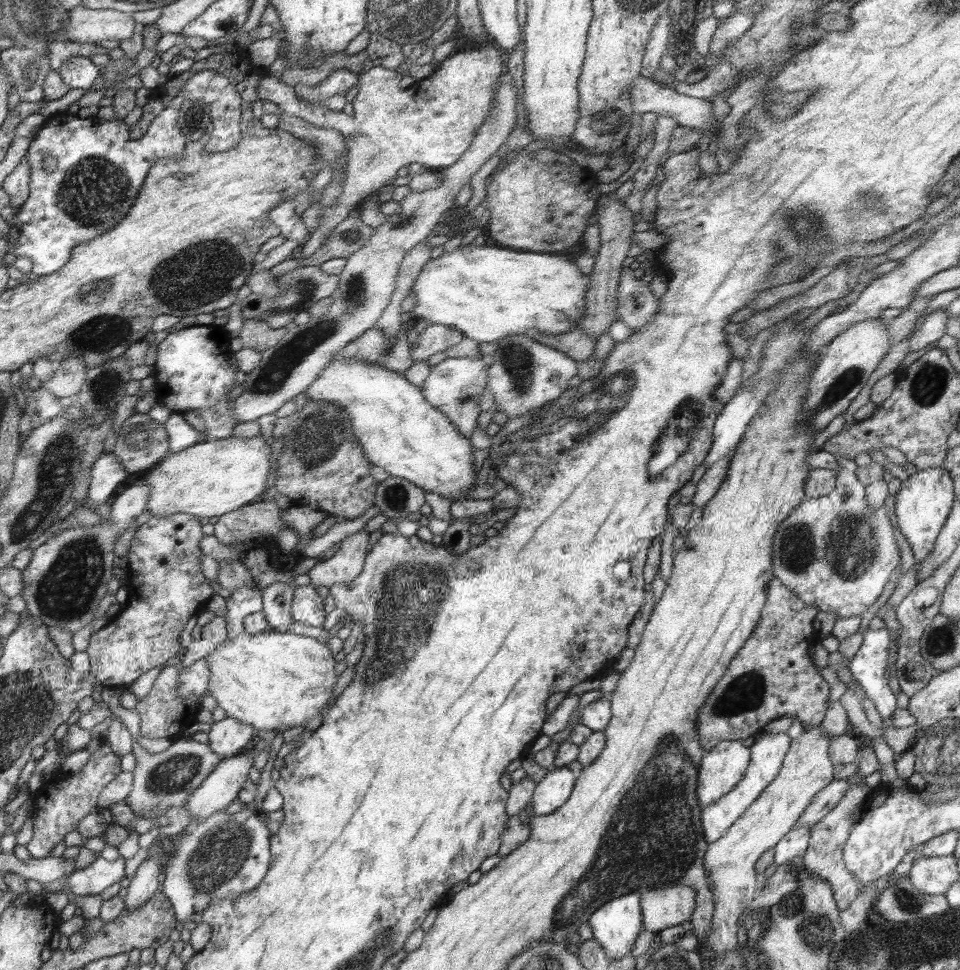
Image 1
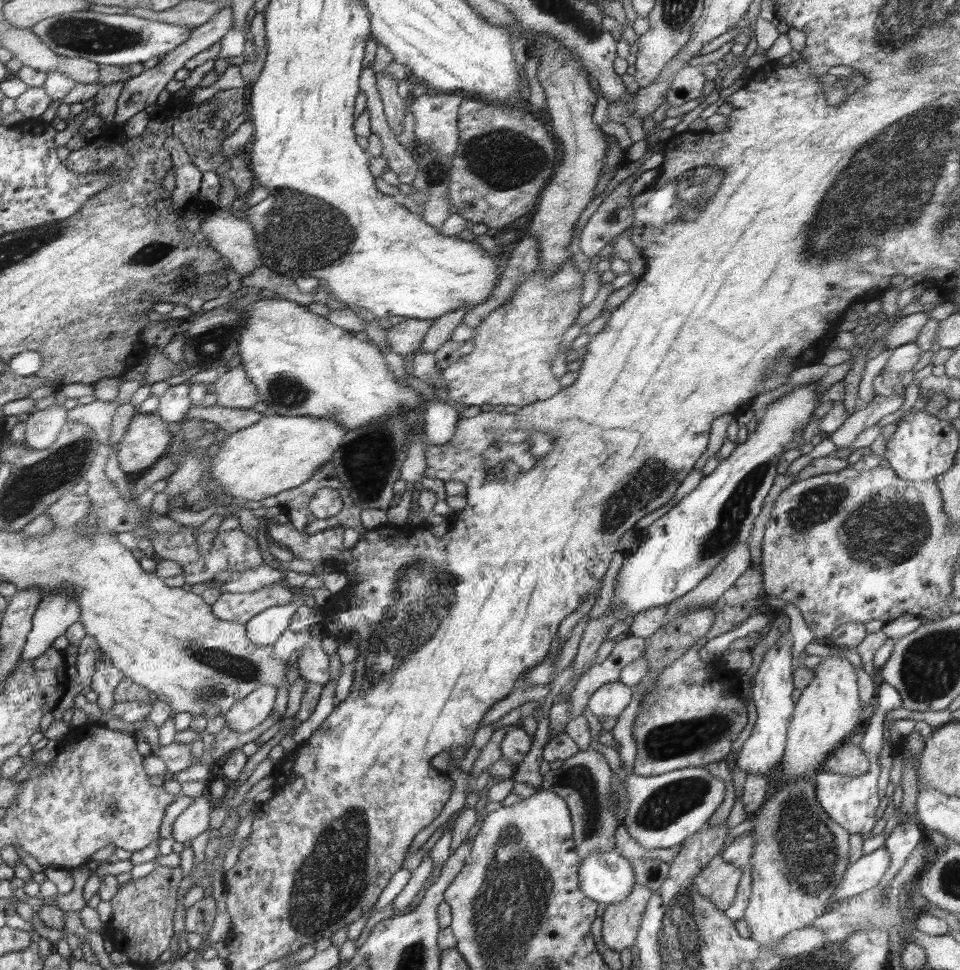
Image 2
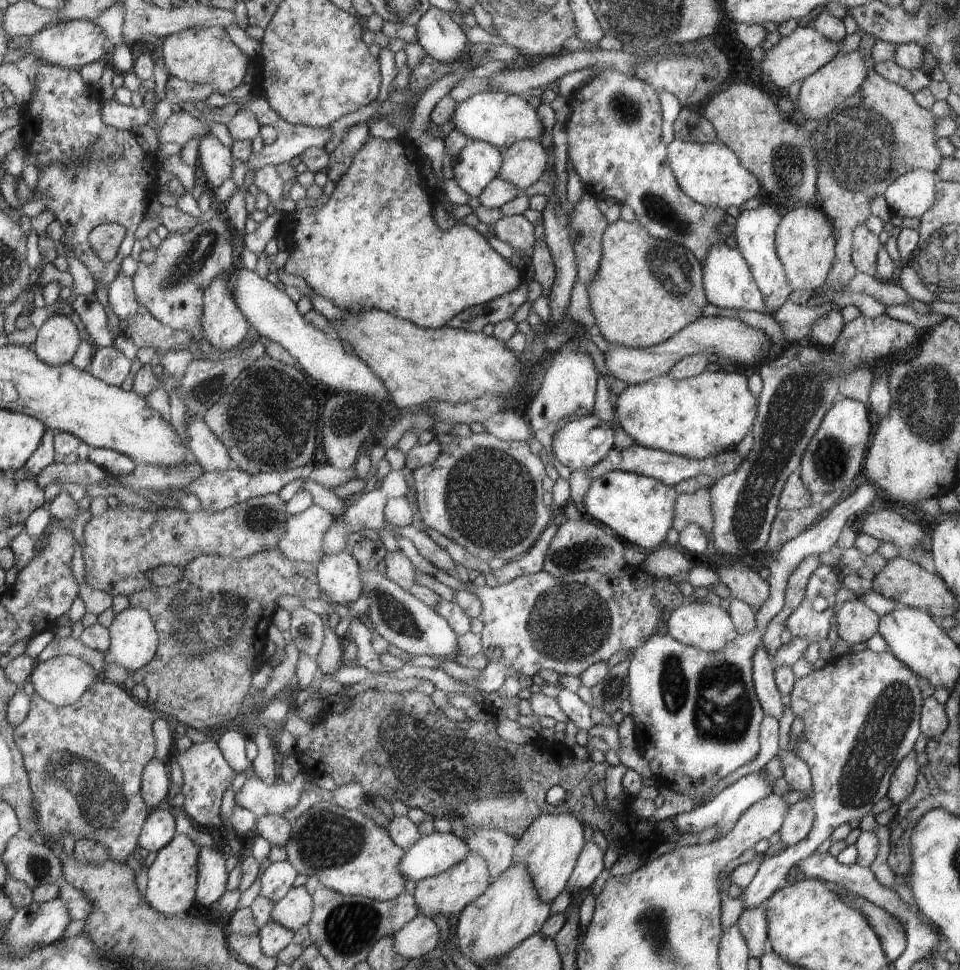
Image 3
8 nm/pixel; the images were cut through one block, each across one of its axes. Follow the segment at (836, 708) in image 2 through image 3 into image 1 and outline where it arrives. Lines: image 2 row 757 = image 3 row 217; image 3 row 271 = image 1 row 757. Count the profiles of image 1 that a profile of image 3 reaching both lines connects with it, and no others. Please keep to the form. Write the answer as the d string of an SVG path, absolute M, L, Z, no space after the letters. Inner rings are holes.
M821 726L804 728L801 736L794 738L785 757L784 766L777 778L765 788L760 798L716 842L709 843L705 852L705 870L709 873L713 888L714 914L708 938L702 946L709 946L716 953L736 953L738 928L750 903L760 894L760 874L757 863L766 851L772 851L786 834L793 831L794 824L808 808L814 795L836 778L834 764L829 756L832 736L825 734Z

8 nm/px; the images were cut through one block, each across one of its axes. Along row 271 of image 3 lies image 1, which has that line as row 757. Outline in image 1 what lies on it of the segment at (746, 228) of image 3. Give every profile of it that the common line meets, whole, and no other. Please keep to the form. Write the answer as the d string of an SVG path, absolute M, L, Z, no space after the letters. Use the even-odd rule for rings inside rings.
M788 732L766 734L766 736L761 734L760 740L752 744L750 747L750 763L744 773L744 778L726 796L722 796L720 800L716 800L716 802L712 802L702 809L701 825L704 826L707 841L713 843L721 839L741 819L750 806L760 798L765 788L780 774L791 745L792 741Z

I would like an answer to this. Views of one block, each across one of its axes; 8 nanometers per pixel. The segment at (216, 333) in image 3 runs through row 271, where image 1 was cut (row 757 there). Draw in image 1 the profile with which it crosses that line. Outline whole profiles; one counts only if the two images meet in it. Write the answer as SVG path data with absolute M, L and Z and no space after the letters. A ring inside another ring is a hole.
M226 717L213 723L209 733L208 745L214 753L225 759L238 755L240 751L252 742L256 730L250 724Z

